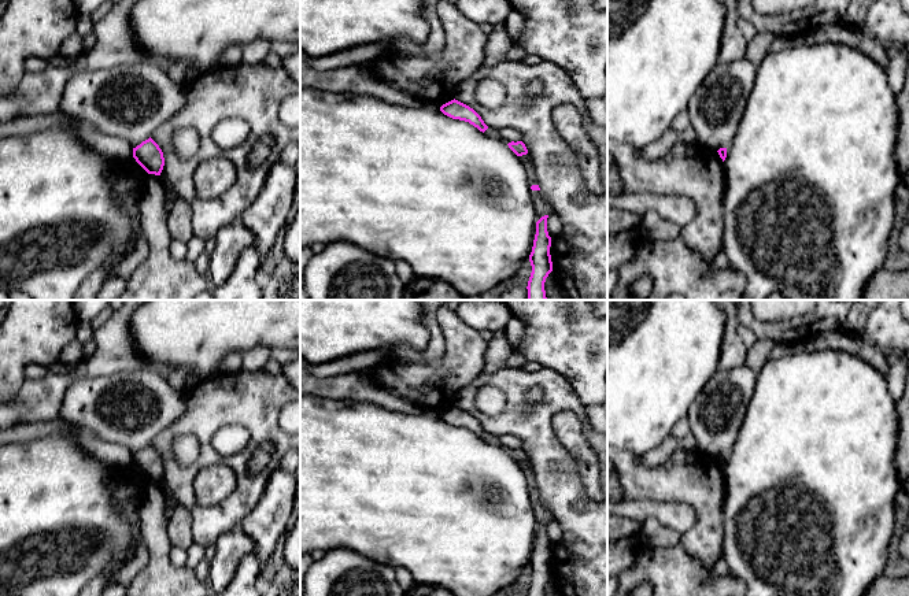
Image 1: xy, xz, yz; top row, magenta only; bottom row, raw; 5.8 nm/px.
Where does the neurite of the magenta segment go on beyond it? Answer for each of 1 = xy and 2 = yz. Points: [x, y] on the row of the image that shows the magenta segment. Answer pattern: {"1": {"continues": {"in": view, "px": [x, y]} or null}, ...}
{"1": {"continues": null}, "2": {"continues": null}}

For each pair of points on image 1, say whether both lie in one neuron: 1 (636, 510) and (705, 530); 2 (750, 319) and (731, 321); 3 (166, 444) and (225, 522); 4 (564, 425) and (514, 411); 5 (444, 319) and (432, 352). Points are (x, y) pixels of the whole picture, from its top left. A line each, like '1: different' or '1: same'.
1: different
2: different
3: same
4: different
5: different

